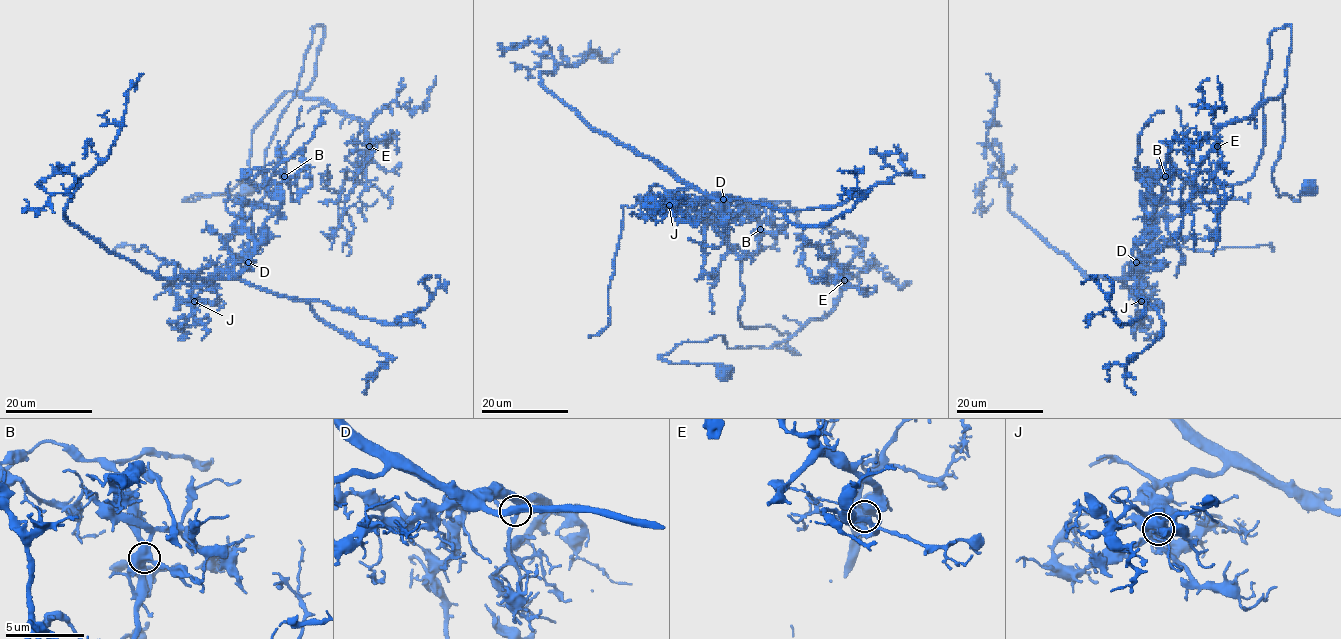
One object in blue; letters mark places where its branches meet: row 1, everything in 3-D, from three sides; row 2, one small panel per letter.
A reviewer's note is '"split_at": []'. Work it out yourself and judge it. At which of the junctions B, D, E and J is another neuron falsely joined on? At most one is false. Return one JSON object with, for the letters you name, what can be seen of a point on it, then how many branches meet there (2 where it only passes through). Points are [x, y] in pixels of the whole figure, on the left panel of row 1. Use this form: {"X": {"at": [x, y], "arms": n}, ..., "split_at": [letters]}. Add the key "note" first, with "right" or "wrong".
{"note": "wrong", "B": {"at": [284, 176], "arms": 5}, "split_at": ["B"]}

